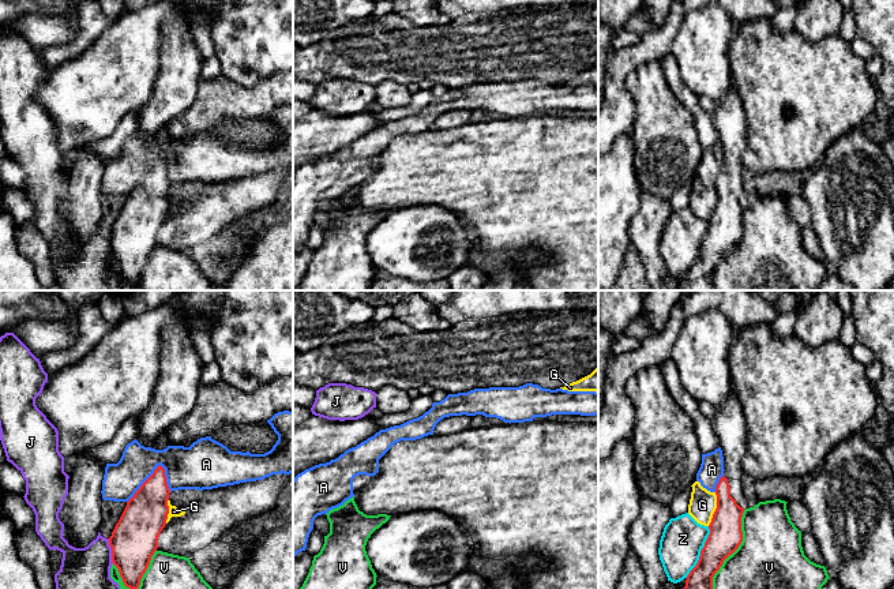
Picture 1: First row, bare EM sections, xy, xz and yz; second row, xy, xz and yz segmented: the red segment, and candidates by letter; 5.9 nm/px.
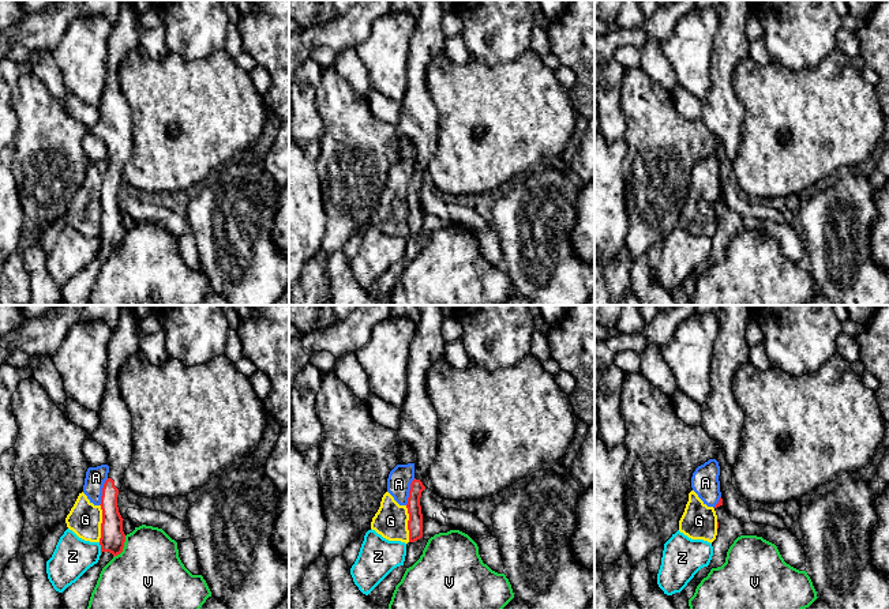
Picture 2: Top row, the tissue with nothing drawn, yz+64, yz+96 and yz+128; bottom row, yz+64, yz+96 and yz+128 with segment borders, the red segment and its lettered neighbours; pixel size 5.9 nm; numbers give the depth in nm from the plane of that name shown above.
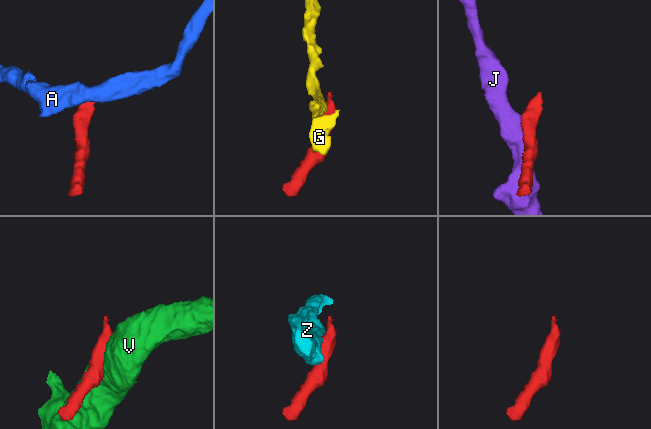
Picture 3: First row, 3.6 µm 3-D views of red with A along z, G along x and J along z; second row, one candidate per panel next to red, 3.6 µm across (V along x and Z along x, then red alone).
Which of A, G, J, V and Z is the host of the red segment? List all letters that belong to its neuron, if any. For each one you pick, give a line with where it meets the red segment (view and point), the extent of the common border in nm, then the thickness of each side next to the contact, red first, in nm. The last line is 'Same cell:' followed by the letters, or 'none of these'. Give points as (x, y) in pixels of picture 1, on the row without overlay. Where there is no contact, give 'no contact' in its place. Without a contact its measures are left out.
Same cell: none of these

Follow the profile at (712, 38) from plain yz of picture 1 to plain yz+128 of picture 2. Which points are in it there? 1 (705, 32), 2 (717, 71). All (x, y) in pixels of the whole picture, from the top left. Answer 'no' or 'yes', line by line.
1: yes
2: no

